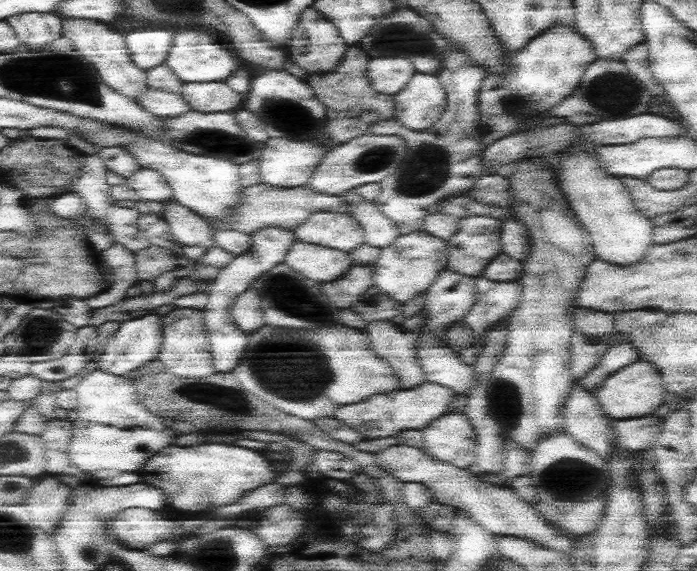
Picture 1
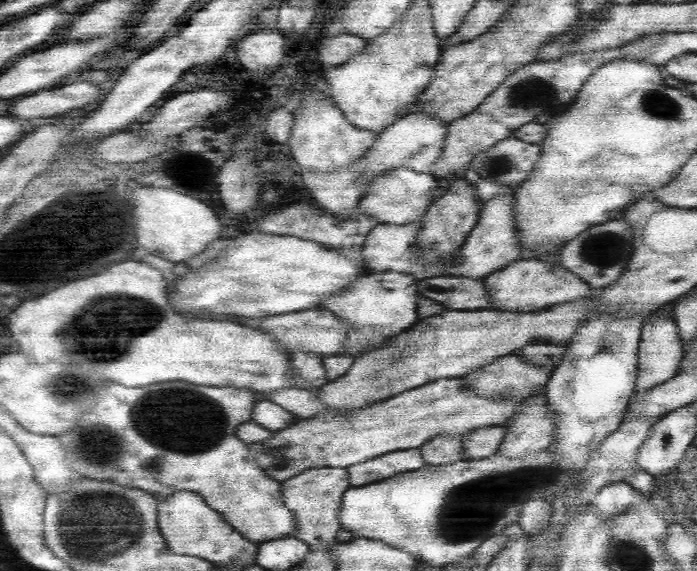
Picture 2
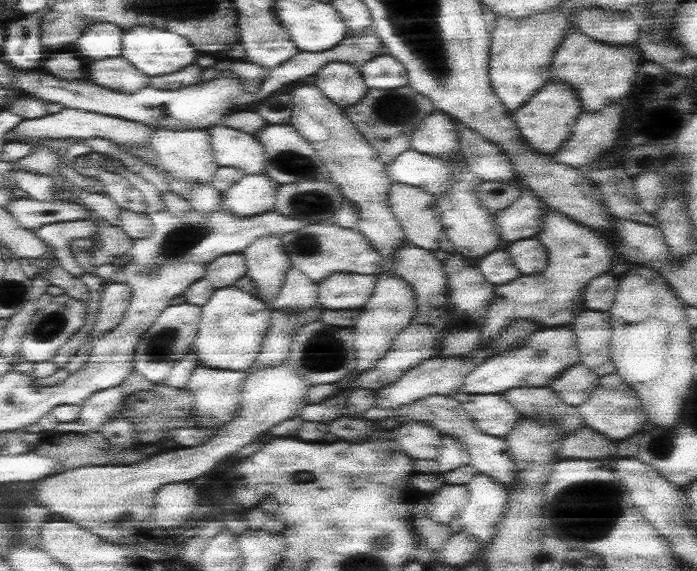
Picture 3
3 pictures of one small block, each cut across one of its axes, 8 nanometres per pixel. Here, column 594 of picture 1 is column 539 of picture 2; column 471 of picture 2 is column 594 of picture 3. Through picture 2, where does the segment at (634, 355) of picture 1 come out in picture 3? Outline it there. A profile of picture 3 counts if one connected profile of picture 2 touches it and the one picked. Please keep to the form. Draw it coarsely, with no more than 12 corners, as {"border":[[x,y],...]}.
{"border":[[577,364],[547,388],[565,404],[581,408],[601,376]]}

